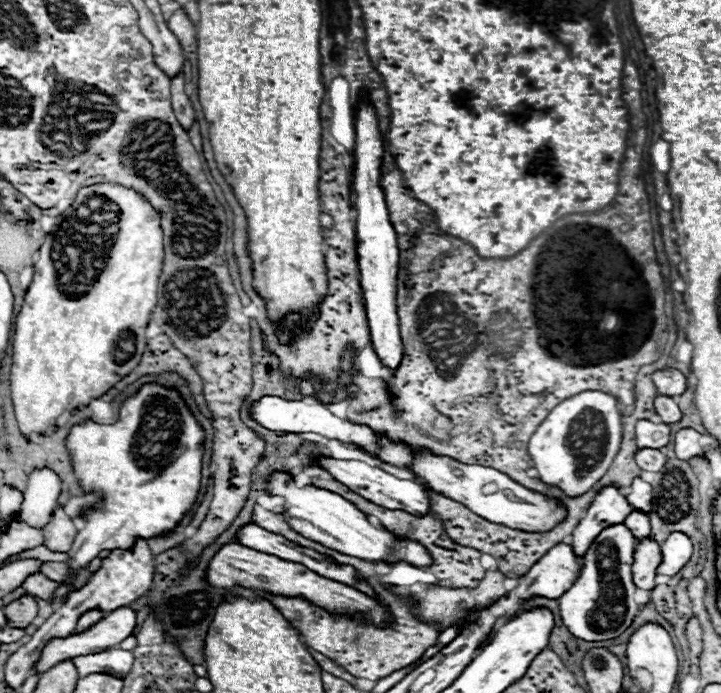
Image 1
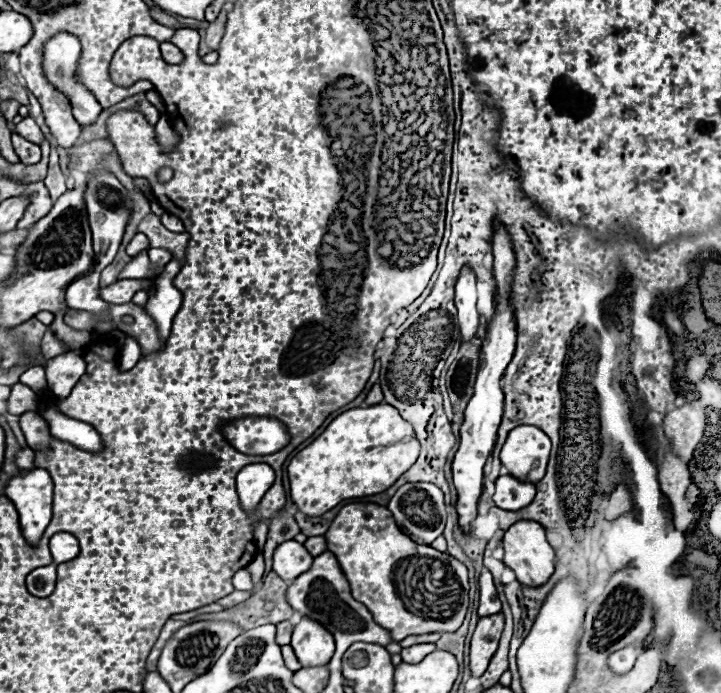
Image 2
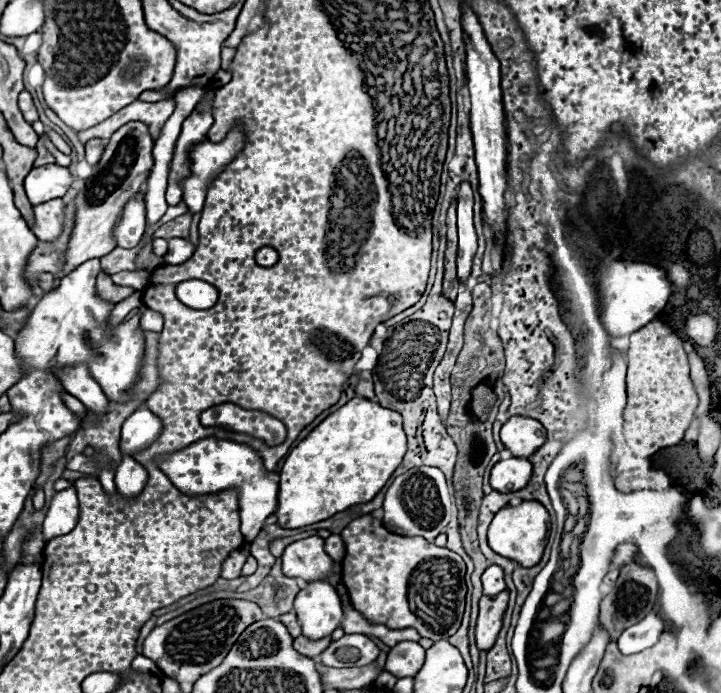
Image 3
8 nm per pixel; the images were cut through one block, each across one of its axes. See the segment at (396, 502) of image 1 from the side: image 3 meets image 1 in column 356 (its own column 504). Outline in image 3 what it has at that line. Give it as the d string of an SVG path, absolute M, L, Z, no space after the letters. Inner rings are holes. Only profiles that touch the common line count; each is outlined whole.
M526 458L500 460L490 474L490 486L498 492L516 492L532 478L532 464Z

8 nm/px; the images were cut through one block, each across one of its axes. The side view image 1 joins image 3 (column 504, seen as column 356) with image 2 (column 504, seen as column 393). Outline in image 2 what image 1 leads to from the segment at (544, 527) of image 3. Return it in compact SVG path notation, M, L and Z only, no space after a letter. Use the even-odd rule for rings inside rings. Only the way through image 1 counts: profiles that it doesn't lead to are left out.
M518 520L514 522L502 538L504 546L504 564L516 572L520 584L544 584L554 572L554 550L546 542L544 528L534 520Z

